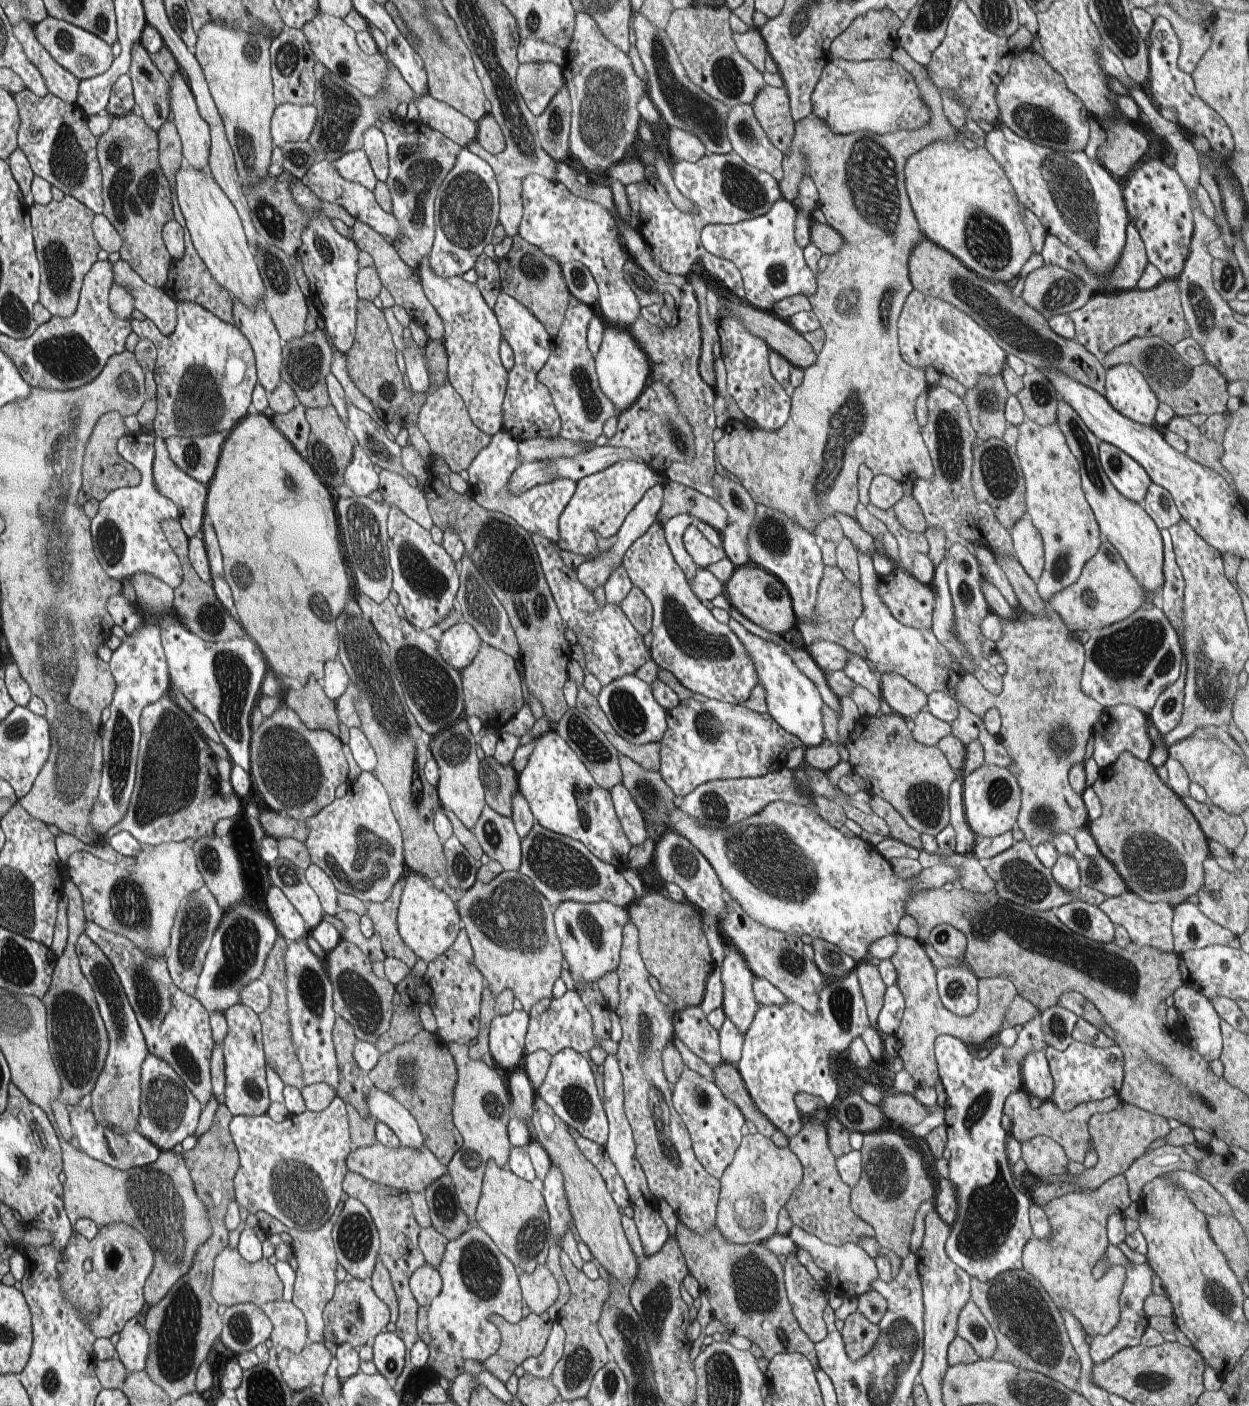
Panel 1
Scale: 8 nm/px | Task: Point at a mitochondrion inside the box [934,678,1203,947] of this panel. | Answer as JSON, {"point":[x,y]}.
{"point":[1159,868]}

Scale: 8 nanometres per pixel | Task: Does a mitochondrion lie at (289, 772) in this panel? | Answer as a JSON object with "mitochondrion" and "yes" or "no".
{"mitochondrion":"yes"}

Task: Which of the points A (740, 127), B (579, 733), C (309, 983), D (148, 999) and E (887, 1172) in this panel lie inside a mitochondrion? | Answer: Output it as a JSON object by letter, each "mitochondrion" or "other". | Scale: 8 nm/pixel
{"A":"mitochondrion","B":"mitochondrion","C":"mitochondrion","D":"mitochondrion","E":"mitochondrion"}

